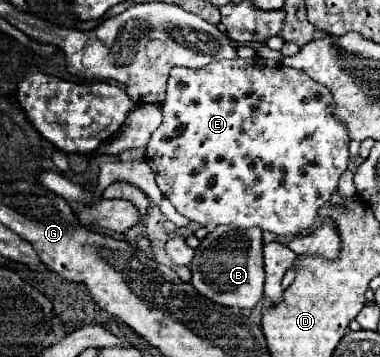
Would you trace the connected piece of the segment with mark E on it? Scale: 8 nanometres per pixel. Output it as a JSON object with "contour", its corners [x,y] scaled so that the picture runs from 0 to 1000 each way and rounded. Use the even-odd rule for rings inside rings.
{"contour":[[[611,165],[611,171],[558,171],[553,182],[532,193],[489,193],[489,188],[458,188],[447,199],[442,221],[442,261],[426,294],[426,350],[400,373],[389,406],[384,406],[384,451],[411,485],[411,513],[432,552],[463,580],[468,597],[495,608],[500,619],[516,619],[547,641],[563,641],[568,630],[616,630],[626,641],[647,636],[689,636],[689,647],[711,647],[721,658],[779,658],[779,647],[795,647],[816,636],[832,608],[837,585],[863,569],[879,529],[889,524],[895,490],[916,468],[916,395],[911,356],[900,356],[879,328],[879,283],[863,244],[847,232],[821,227],[800,199],[763,193],[763,188],[668,188],[668,171],[647,165]]]}

